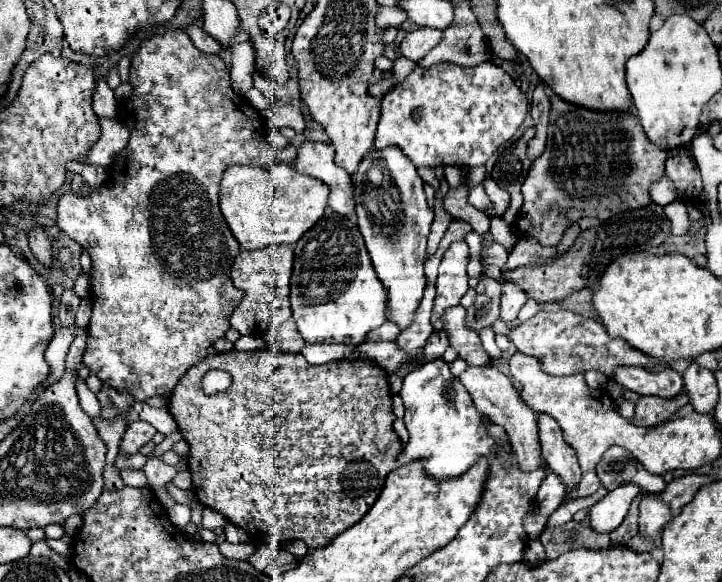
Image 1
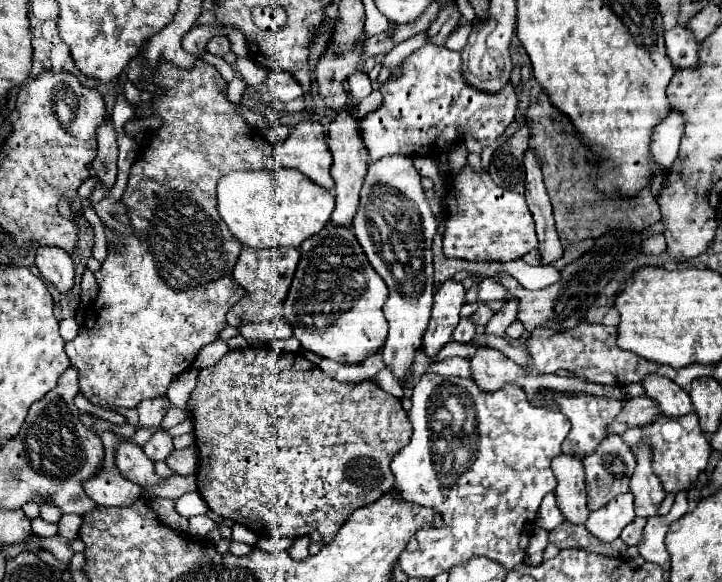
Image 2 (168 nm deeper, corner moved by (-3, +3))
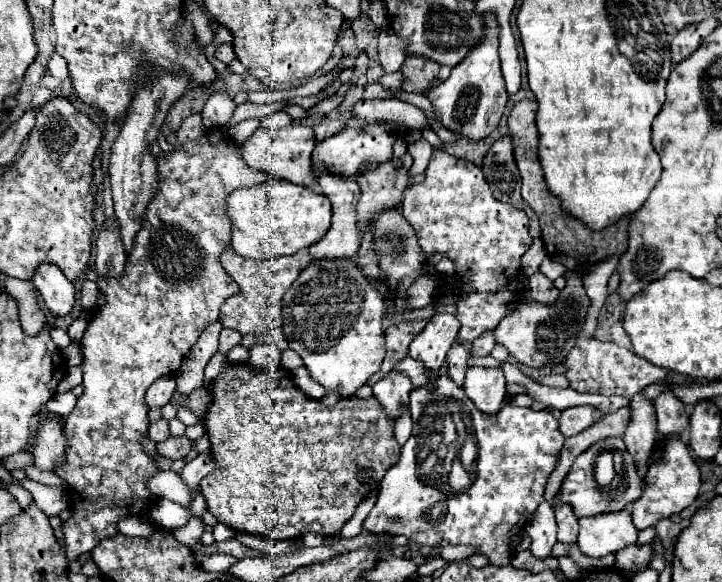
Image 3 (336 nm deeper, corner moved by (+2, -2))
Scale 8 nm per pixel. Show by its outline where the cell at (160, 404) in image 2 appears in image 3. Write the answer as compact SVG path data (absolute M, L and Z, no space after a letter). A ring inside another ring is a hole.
M172 376L168 378L160 378L158 382L154 382L148 392L146 392L146 406L148 410L154 410L154 408L162 408L164 404L170 402L172 394L176 390L176 382Z

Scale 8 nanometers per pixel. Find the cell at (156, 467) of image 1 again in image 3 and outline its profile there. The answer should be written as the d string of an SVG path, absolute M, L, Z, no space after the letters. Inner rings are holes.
M158 420L158 422L152 422L150 428L148 428L148 438L158 444L158 442L164 442L170 438L170 432L168 432L168 422L166 420Z

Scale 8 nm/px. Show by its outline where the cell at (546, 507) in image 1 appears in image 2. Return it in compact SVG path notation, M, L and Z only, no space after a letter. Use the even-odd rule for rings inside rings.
M549 493L543 501L541 501L541 507L539 507L539 515L535 519L535 523L545 529L545 531L553 531L555 527L559 527L563 523L563 515L557 507L557 499L555 499L555 493Z

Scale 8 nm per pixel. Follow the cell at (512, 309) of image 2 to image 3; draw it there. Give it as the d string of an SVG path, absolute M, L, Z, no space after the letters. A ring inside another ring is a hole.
M486 330L480 338L476 338L474 342L472 342L472 356L488 356L490 352L492 352L492 348L494 348L494 344L496 344L496 338L494 338L494 330Z

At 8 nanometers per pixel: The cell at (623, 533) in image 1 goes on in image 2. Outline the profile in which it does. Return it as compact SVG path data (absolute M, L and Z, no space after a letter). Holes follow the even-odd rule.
M635 519L629 527L625 527L623 529L623 533L621 533L621 539L623 539L623 543L625 545L639 545L641 543L641 535L643 535L643 527L645 527L645 519Z

